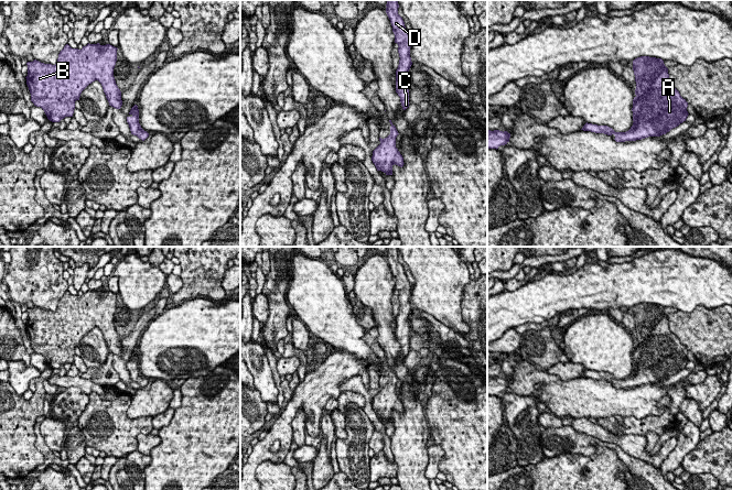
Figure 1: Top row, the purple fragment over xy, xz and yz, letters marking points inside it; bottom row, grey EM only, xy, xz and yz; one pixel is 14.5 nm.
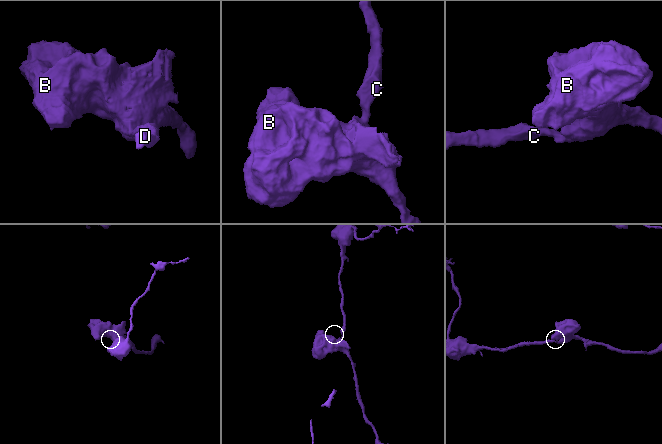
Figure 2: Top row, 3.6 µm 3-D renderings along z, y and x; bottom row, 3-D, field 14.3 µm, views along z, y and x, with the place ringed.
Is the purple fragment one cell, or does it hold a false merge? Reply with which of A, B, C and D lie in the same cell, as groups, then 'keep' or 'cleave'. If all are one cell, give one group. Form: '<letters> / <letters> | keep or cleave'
A B C D | keep

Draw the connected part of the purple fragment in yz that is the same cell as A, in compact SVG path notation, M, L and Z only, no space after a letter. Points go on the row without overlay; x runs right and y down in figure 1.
M640 303L633 307L636 336L633 346L633 372L626 379L615 379L607 372L585 370L581 377L615 382L616 389L636 388L648 383L660 383L686 368L688 349L670 331L668 315L661 305Z

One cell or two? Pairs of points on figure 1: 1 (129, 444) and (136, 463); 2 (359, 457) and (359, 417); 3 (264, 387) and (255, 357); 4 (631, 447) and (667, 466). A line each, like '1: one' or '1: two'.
1: two
2: one
3: one
4: two

